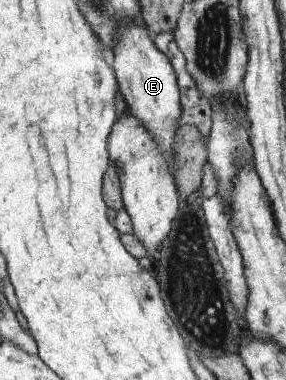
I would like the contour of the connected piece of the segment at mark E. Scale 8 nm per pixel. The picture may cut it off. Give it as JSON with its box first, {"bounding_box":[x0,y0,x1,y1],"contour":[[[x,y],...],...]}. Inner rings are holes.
{"bounding_box":[111,25,183,173],"contour":[[[126,25],[123,28],[119,26],[118,44],[111,52],[121,95],[125,97],[130,113],[151,131],[155,141],[166,153],[171,173],[175,173],[175,137],[180,128],[183,105],[182,90],[174,66],[167,55],[155,45],[151,32],[141,25]]]}

